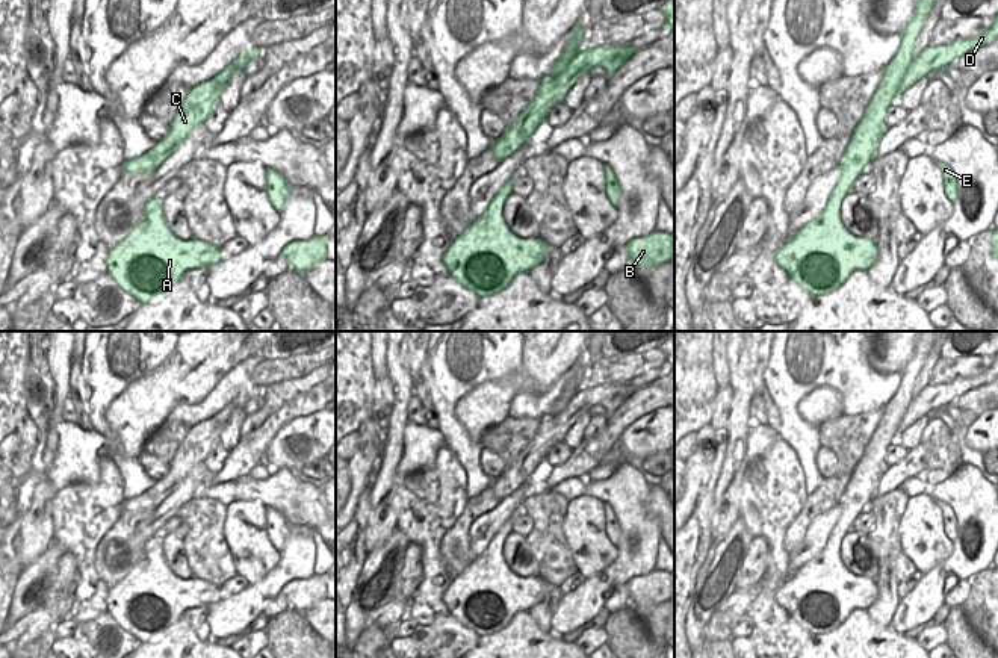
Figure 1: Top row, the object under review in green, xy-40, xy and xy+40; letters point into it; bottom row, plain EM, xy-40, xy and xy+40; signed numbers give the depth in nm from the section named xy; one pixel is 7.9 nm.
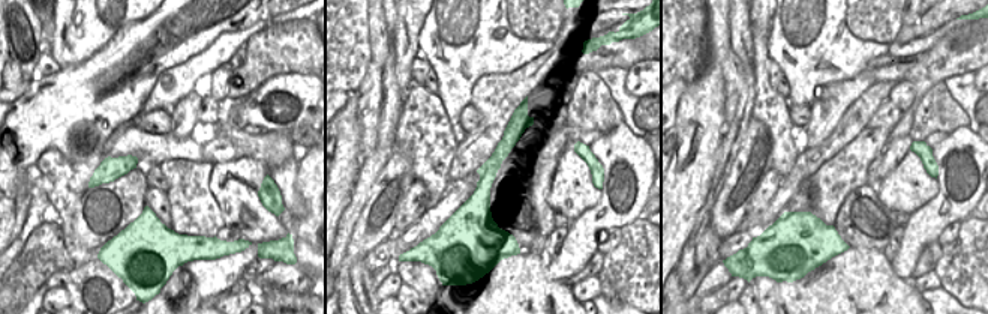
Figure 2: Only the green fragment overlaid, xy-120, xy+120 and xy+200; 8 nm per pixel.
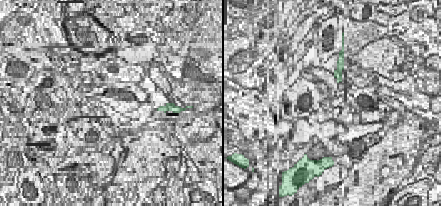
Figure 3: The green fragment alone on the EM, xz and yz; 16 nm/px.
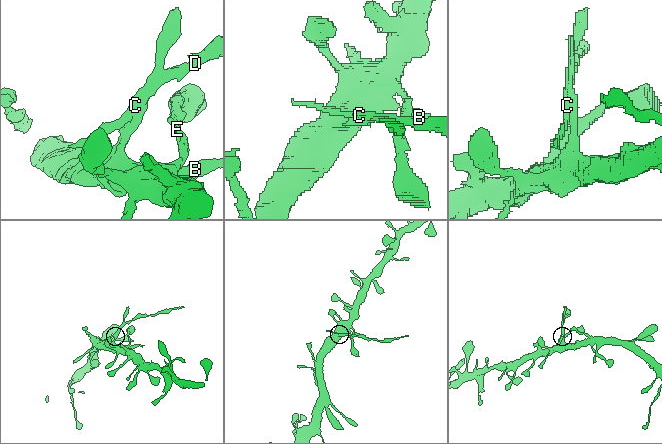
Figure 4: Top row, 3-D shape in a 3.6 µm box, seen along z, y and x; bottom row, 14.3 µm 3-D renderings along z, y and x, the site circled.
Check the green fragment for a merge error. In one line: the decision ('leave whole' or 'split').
split

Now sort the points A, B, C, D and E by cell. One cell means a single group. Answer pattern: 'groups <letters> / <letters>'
groups A B E / C D

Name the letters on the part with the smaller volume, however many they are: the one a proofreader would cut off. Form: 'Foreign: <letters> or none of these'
Foreign: C, D

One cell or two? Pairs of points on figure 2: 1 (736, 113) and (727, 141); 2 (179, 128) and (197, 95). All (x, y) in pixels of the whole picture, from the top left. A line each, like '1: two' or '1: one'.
1: one
2: one

